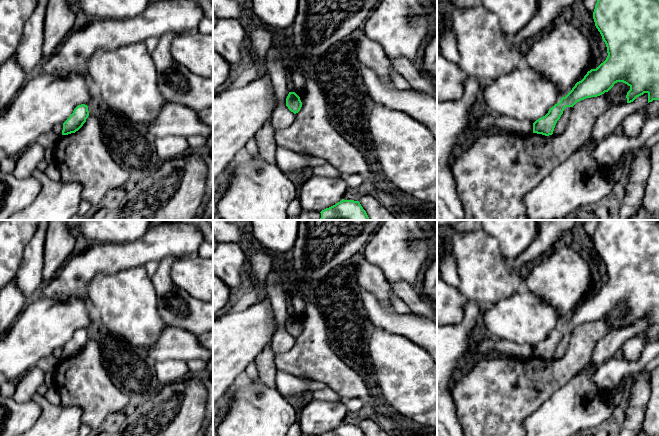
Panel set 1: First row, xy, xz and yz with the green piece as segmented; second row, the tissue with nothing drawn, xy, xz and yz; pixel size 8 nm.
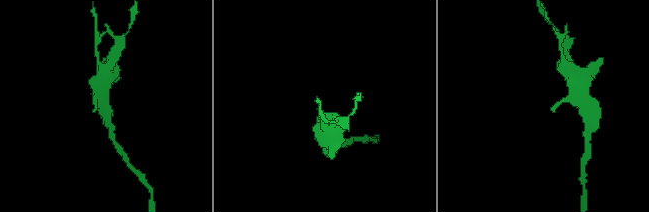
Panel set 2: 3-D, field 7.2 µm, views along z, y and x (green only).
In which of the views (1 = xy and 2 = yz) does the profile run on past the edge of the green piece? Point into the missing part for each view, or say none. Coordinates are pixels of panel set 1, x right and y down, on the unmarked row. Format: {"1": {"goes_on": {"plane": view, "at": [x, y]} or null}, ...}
{"1": {"goes_on": null}, "2": {"goes_on": null}}

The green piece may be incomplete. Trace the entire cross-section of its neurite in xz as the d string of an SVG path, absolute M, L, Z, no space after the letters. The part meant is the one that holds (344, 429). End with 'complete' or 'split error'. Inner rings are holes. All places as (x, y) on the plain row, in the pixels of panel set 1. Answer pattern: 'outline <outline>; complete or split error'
outline M344 424L322 434L321 436L366 436L359 425Z; complete

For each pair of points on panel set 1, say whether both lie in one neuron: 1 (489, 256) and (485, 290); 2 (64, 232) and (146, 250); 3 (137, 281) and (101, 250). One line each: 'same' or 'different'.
1: same
2: different
3: different

